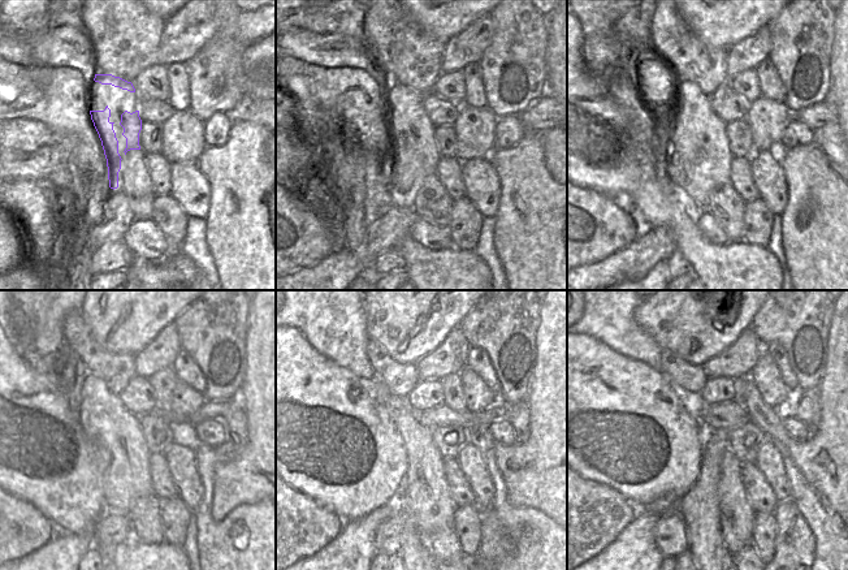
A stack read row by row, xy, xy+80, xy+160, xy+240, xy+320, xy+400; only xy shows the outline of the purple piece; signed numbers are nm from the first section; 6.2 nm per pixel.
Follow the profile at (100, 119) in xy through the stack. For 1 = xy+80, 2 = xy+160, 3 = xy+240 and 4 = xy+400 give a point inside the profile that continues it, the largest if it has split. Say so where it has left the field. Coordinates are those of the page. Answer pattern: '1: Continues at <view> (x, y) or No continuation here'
1: Continues at xy+80 (407, 175)
2: Continues at xy+160 (708, 137)
3: Continues at xy+240 (126, 480)
4: Continues at xy+400 (736, 515)

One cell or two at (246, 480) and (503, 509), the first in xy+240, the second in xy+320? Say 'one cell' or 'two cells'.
two cells

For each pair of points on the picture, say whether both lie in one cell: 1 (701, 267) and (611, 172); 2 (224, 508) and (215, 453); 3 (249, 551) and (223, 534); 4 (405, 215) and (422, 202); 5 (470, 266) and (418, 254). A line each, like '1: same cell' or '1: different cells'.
1: same cell
2: different cells
3: same cell
4: different cells
5: same cell

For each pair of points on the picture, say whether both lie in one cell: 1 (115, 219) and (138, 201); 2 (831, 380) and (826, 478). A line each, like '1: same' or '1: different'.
1: different
2: same

